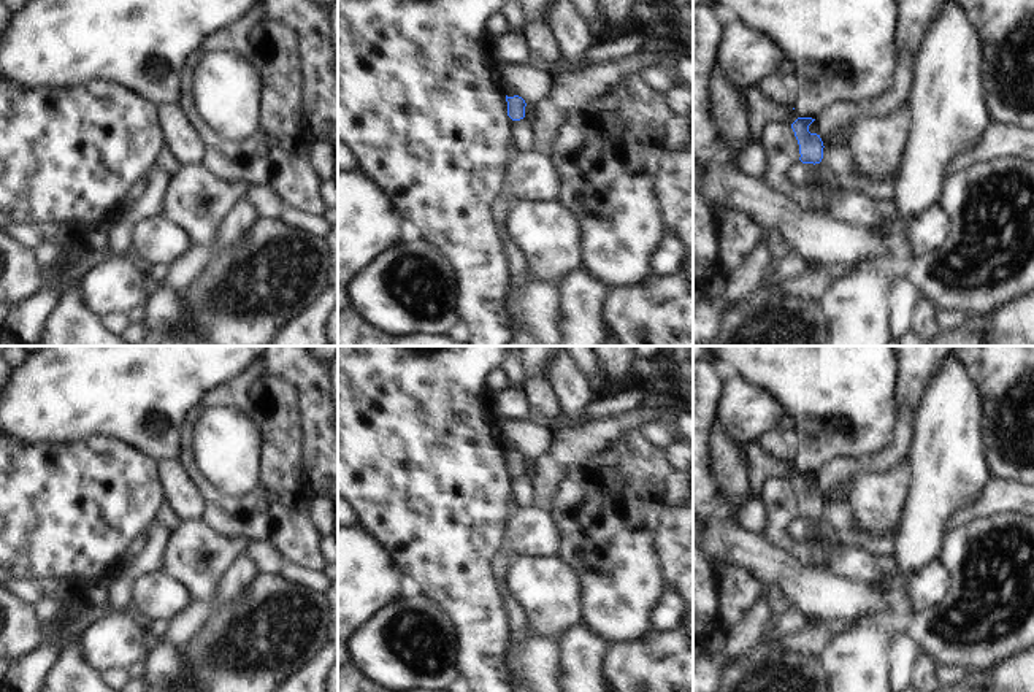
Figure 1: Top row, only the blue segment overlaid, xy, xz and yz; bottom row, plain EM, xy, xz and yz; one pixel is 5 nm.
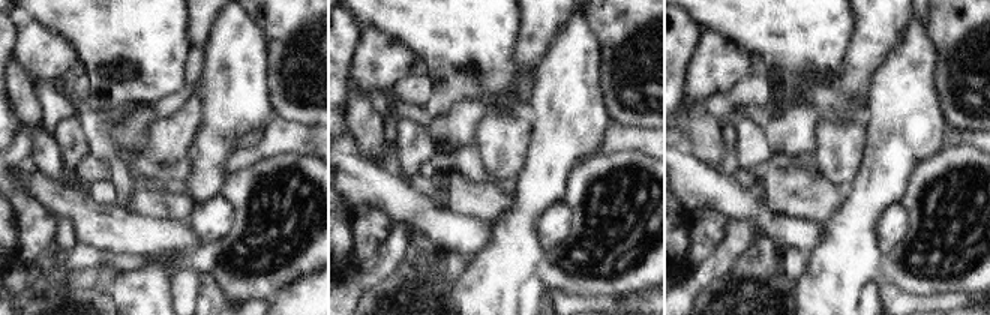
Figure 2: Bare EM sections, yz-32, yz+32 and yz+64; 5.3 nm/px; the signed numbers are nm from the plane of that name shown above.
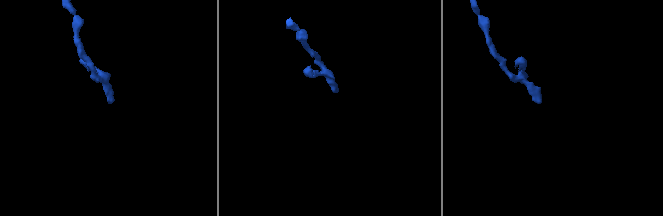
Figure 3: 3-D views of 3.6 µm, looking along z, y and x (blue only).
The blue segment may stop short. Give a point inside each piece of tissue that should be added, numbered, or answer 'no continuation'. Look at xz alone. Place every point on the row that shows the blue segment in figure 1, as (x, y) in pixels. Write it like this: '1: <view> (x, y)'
no continuation.

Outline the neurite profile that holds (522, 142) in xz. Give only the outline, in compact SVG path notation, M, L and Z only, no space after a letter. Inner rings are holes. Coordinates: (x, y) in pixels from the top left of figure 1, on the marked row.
M533 105L525 106L525 117L520 121L514 121L514 138L512 146L517 149L517 152L528 152L533 151L533 130L531 130L531 121L533 121Z

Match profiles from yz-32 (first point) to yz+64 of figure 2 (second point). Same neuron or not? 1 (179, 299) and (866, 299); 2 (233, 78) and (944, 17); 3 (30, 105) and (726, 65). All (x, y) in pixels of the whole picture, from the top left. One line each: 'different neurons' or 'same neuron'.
1: same neuron
2: different neurons
3: different neurons

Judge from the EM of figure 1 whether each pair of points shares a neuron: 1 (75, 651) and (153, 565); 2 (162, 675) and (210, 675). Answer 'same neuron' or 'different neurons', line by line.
1: different neurons
2: different neurons

